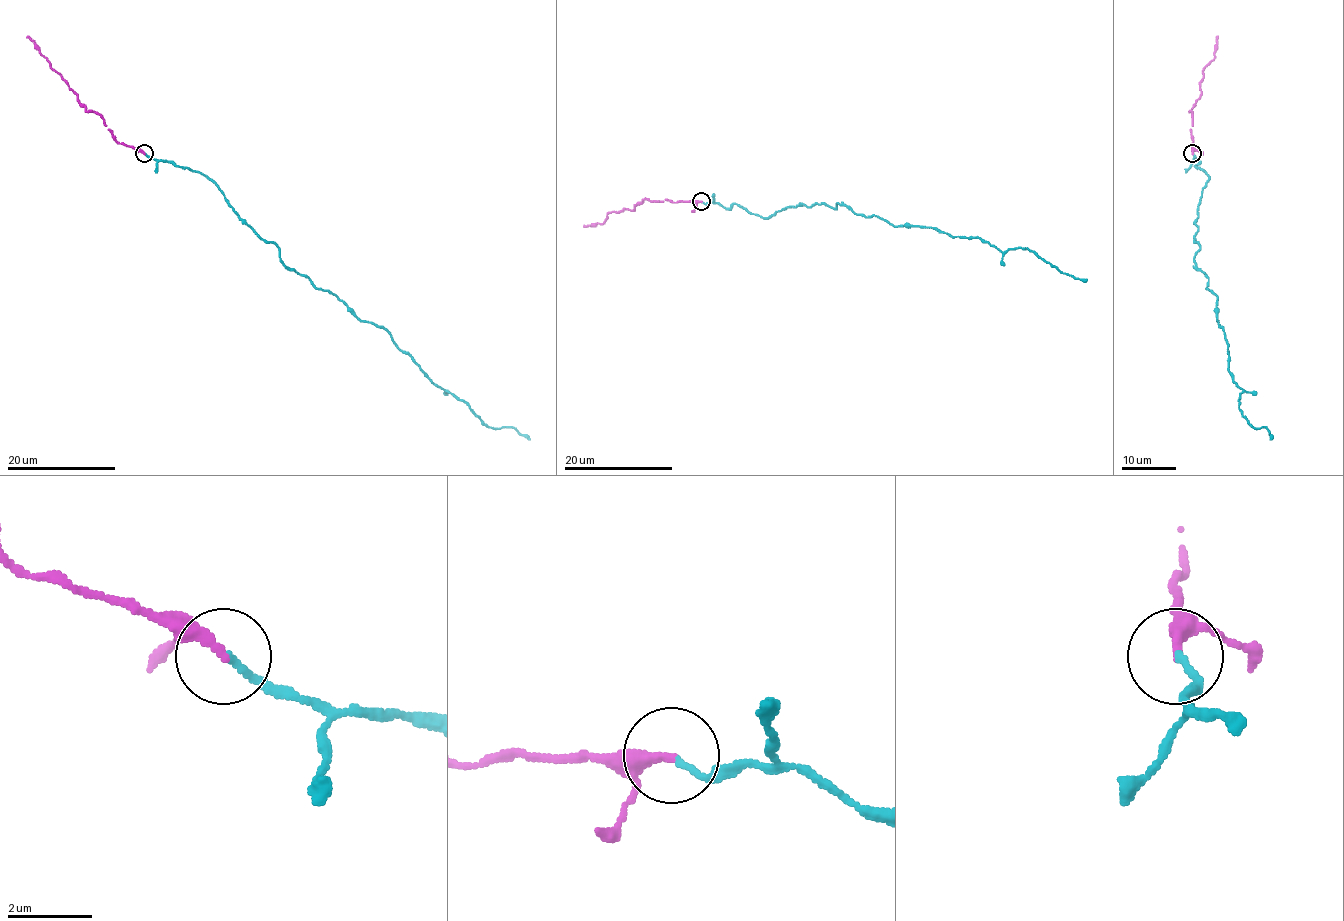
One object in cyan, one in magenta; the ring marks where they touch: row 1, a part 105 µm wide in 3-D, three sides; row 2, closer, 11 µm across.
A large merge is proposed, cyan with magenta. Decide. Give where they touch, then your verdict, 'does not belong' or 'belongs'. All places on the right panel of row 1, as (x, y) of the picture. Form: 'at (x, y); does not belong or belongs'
at (1192, 153); belongs

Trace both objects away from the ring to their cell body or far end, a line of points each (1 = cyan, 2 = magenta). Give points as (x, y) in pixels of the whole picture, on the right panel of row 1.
1: (1192, 154), (1209, 175), (1194, 262), (1217, 297), (1229, 373), (1242, 390), (1238, 409), (1269, 439)
2: (1192, 154), (1192, 112), (1190, 110), (1200, 96), (1203, 68), (1214, 58), (1218, 36)

